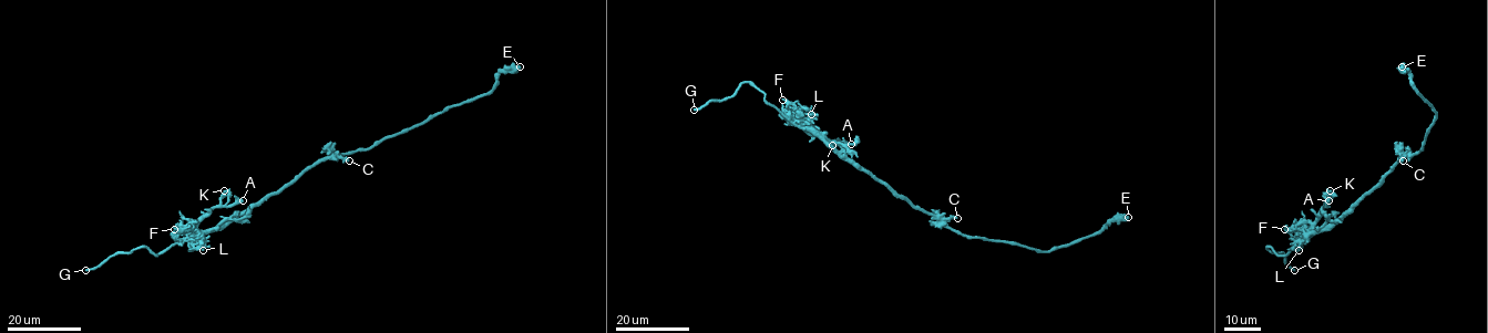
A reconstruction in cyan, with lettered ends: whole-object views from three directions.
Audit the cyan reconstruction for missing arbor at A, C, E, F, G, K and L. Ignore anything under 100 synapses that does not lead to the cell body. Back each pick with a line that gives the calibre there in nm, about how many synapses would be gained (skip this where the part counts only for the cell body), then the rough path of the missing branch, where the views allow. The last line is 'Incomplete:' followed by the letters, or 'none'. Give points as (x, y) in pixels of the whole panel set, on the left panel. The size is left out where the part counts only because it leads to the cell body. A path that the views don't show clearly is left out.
G: calibre 220 nm; course (85, 270), (63, 274), (51, 273), (44, 267)
Incomplete: G

